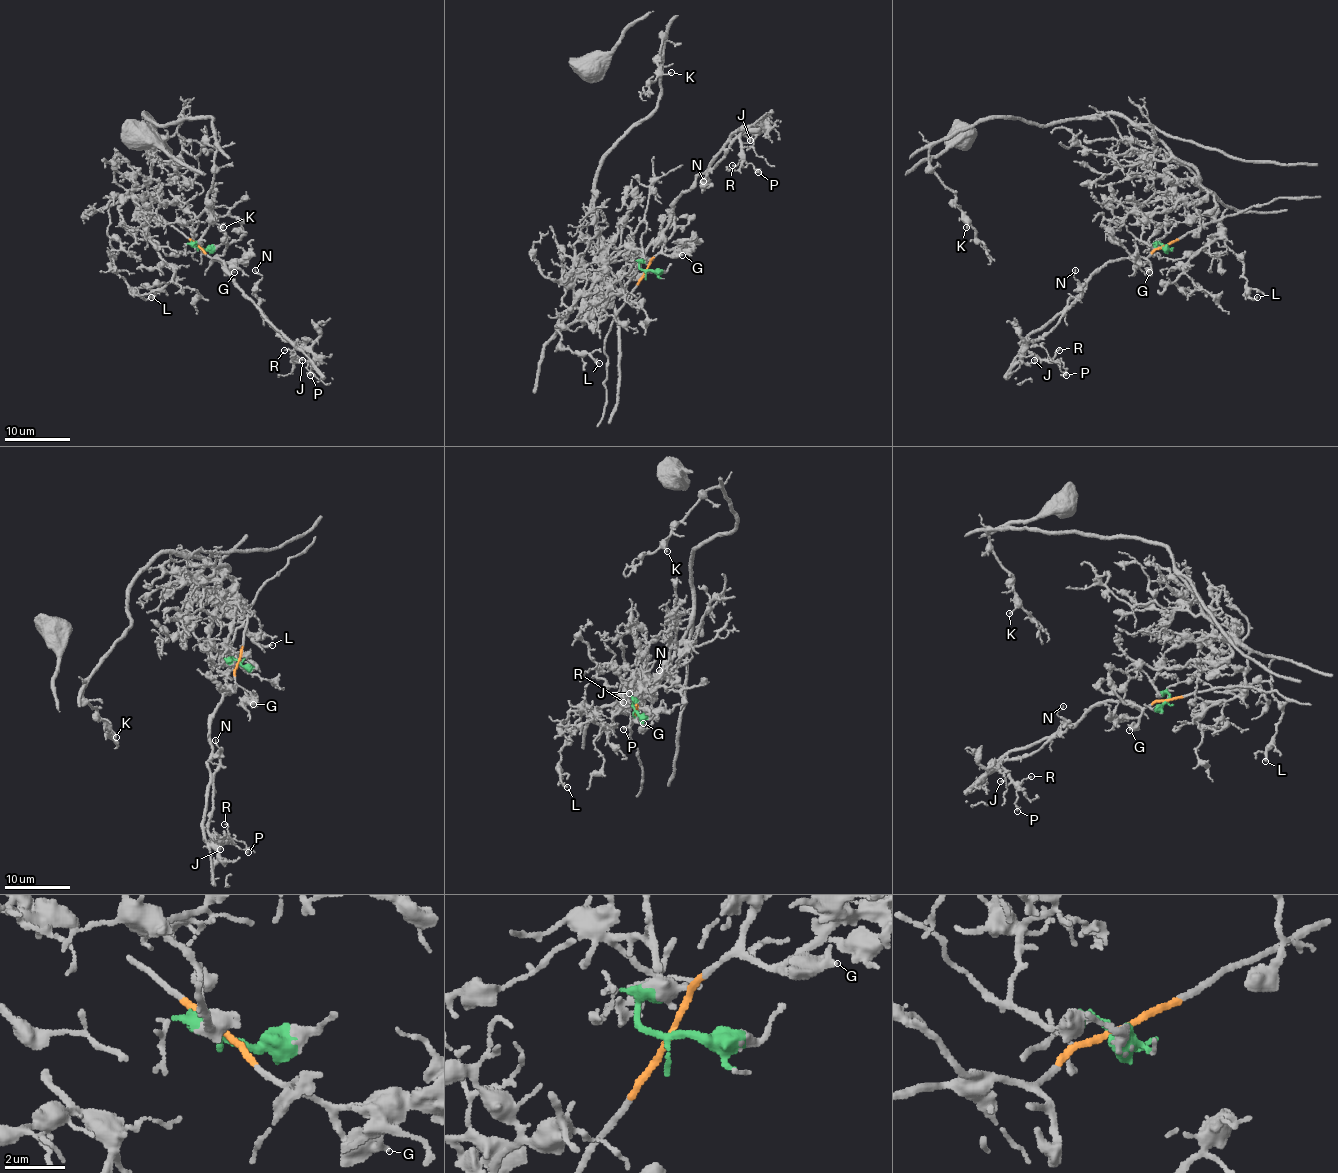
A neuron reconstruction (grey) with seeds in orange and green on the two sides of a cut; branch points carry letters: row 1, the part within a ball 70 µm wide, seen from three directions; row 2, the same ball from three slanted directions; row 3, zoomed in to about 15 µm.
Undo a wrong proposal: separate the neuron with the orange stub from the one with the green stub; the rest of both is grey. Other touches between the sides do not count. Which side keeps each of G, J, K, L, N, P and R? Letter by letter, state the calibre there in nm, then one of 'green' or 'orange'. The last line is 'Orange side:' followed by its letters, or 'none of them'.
G: 400 nm thick; orange
J: 130 nm thick; orange
K: 130 nm thick; green
L: 160 nm thick; green
N: 100 nm thick; orange
P: 170 nm thick; orange
R: 120 nm thick; orange
Orange side: G, J, N, P, R

